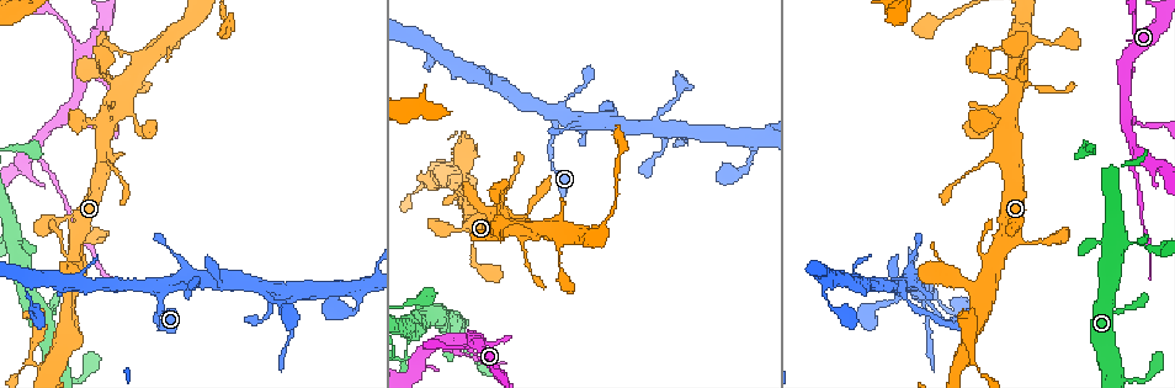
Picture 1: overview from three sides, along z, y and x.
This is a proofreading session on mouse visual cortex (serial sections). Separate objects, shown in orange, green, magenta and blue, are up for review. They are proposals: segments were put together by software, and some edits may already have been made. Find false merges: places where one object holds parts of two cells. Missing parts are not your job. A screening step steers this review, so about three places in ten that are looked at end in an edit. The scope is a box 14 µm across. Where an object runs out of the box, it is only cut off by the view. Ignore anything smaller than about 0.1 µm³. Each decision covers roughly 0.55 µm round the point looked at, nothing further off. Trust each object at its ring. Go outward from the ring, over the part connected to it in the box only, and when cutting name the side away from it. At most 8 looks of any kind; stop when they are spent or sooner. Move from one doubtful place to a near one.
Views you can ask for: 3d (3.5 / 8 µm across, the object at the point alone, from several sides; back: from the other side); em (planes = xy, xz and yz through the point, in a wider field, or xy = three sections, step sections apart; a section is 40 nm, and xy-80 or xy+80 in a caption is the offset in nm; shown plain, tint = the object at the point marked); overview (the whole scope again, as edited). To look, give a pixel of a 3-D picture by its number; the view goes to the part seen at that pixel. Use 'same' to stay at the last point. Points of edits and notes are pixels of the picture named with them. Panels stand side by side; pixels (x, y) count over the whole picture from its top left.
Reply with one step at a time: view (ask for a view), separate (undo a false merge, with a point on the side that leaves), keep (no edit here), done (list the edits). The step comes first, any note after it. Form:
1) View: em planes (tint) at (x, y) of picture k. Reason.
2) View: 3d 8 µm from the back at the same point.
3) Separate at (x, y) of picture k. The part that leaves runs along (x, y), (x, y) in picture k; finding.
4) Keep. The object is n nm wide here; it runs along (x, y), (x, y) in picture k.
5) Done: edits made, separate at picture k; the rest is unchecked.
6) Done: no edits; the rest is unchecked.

View: 3d 3.5 µm at (1137, 150) of picture 1.

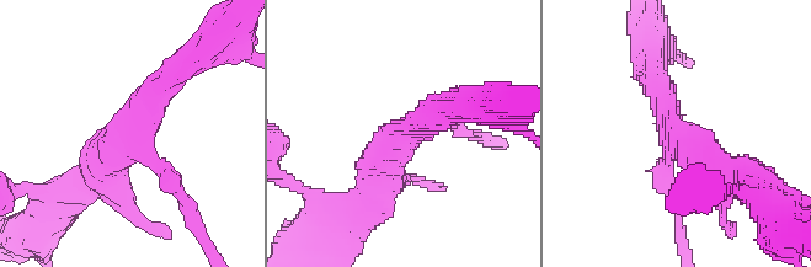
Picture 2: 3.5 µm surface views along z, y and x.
View: em xy step 3 (tint) at (415, 132) of picture 2. 3 arms meet here; the arms are 200, 350, 500 nm wide; need the tissue.

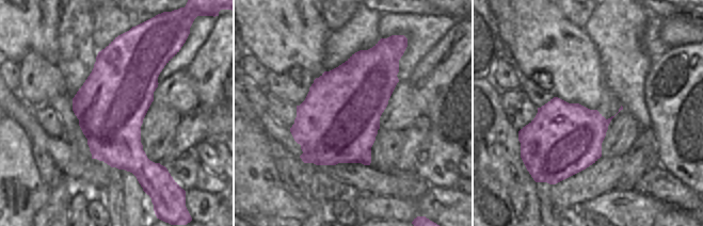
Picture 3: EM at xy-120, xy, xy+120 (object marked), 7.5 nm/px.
Separate at (181, 195) of picture 2. The part that leaves runs along (149, 158), (187, 202), (209, 251) in picture 2; two cells meet here.

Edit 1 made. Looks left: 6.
View: overview.

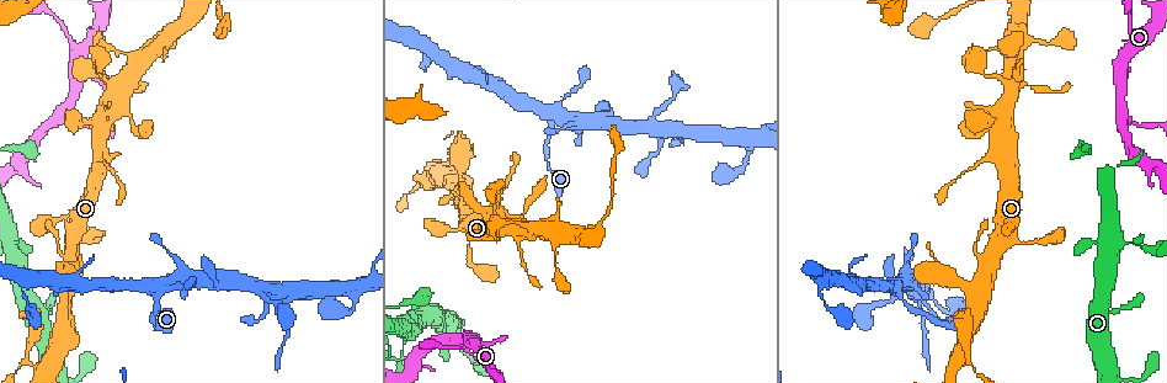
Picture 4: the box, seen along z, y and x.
View: 3d 3.5 µm at (1150, 251) of picture 4. Thin arm on a thick one.

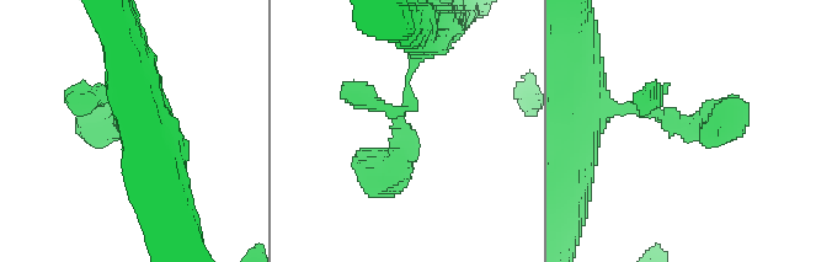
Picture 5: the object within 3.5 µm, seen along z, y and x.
View: em xy step 5 (tint) at (682, 127) of picture 5. 3 arms meet here; the arms are 100, 150, 450 nm wide; shape alone is not enough.

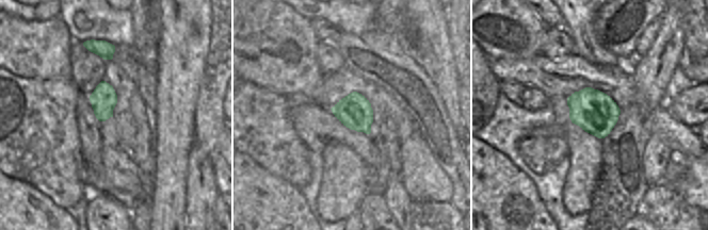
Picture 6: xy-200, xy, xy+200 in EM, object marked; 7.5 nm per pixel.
Keep. It runs along (411, 58), (404, 155), (366, 190) in picture 5; one cell here.

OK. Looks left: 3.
View: 3d 3.5 µm at (413, 190) of picture 4. Sudden change in width.

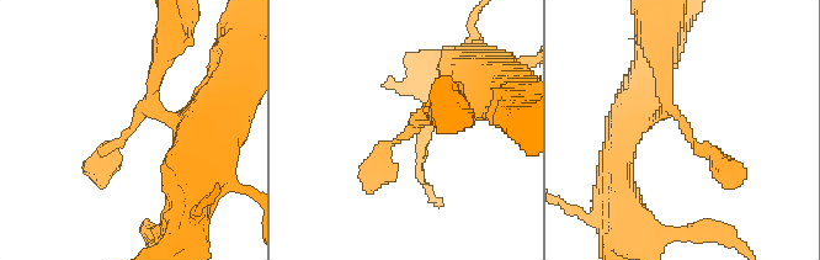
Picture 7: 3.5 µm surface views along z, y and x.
View: em xy step 3 (tint) at (412, 129) of picture 7. 3 arms meet here; the arms are 200, 200, 250 nm wide.

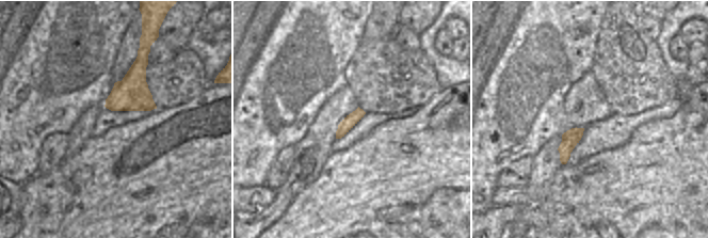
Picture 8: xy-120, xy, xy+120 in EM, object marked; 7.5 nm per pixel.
Keep. It runs along (478, 85), (383, 148), (376, 176) in picture 7; one cell here.

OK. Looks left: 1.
Done: edits made, separate at picture 2; the rest is unchecked.

